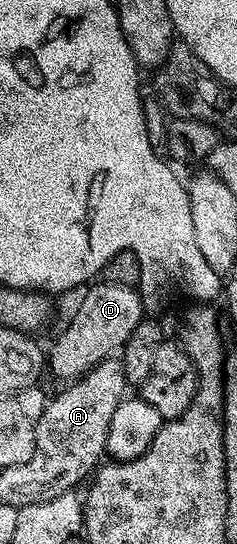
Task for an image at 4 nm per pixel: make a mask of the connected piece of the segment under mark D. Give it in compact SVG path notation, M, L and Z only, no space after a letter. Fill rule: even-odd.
M104 281L94 282L84 292L86 295L82 297L73 320L66 325L65 332L58 337L53 352L50 355L48 352L48 370L50 367L59 378L65 379L64 381L76 381L104 359L120 352L125 346L127 337L135 333L135 325L139 325L146 314L139 292L137 287L115 285Z

